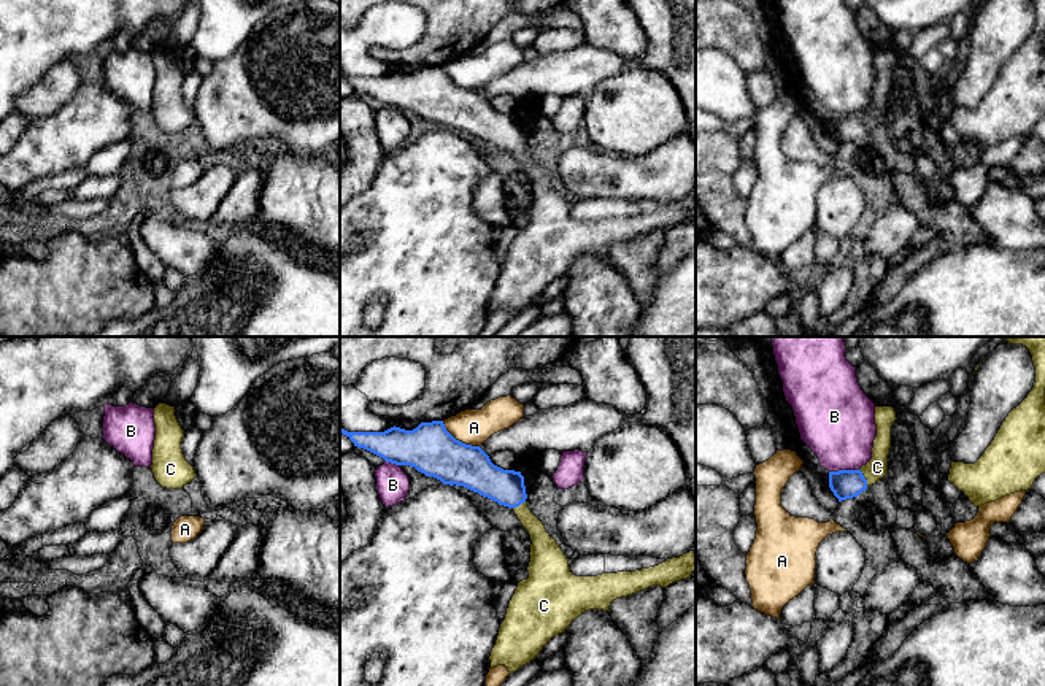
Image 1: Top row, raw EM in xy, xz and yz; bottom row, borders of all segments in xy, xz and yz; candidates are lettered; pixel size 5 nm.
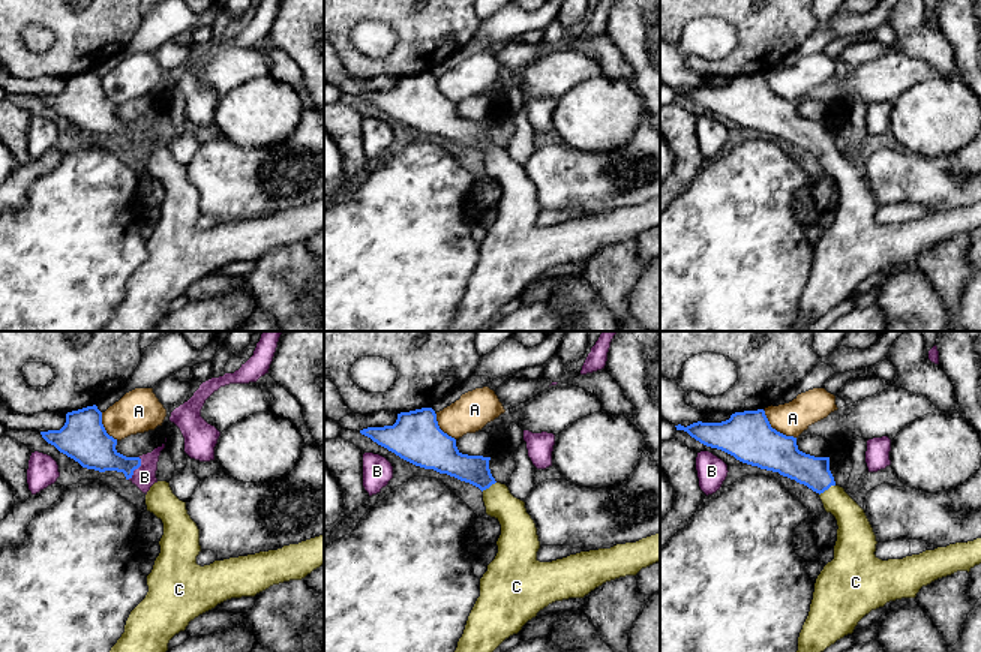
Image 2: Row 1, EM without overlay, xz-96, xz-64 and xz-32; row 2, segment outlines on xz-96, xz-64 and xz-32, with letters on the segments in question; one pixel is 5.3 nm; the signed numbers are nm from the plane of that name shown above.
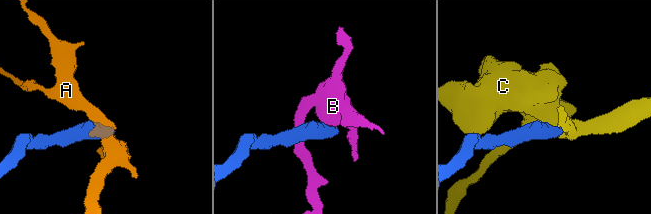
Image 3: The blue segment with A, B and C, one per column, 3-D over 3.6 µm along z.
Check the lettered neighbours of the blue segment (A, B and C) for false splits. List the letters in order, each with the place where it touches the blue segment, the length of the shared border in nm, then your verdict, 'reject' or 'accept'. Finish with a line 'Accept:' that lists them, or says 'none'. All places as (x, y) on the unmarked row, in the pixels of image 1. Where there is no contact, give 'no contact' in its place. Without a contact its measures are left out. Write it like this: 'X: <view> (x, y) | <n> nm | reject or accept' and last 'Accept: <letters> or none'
A: xz (458, 84) | 240 nm | reject
B: yz (844, 115) | 150 nm | reject
C: yz (863, 121) | 100 nm | accept
Accept: C

